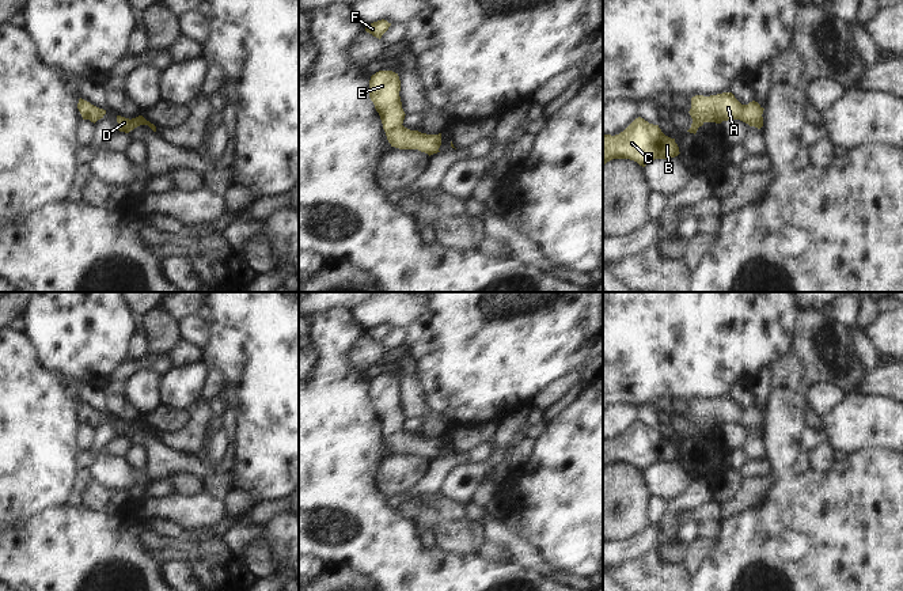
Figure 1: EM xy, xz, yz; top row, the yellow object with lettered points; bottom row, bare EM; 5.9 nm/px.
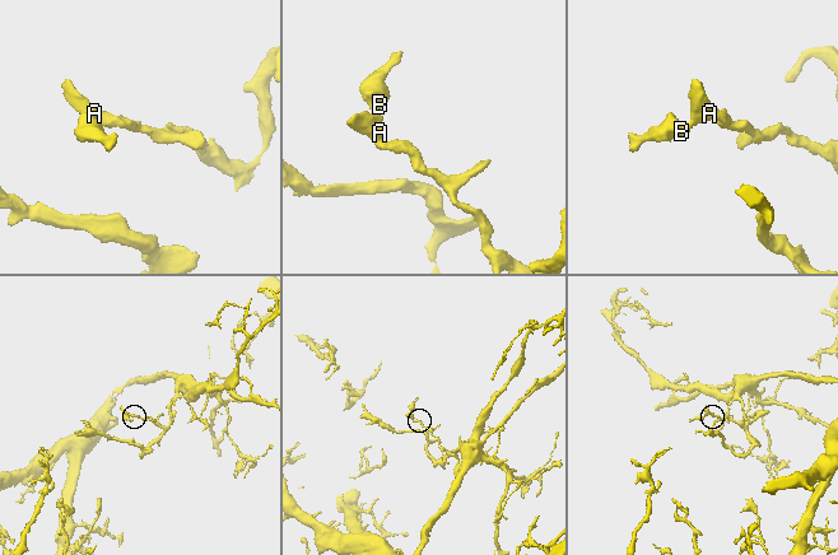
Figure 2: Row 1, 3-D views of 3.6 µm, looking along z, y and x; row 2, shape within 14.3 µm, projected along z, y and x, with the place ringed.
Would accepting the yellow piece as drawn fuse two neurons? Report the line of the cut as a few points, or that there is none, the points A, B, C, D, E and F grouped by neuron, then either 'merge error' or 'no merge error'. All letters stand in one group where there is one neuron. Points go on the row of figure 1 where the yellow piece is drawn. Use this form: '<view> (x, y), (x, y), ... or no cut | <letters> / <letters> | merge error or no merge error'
no cut | A B C D E F | no merge error

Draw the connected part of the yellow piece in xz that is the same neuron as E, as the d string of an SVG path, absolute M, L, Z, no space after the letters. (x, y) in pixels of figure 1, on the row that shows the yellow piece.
M379 71L371 76L369 98L380 115L383 129L391 147L418 149L429 156L440 152L441 133L426 135L405 128L405 111L399 96L401 80L392 71Z

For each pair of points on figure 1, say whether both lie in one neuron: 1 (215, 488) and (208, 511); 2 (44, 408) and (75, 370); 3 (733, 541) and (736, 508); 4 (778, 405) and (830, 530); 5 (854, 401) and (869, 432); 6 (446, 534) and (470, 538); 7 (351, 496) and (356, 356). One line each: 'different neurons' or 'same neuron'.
1: different neurons
2: different neurons
3: different neurons
4: same neuron
5: same neuron
6: same neuron
7: different neurons

